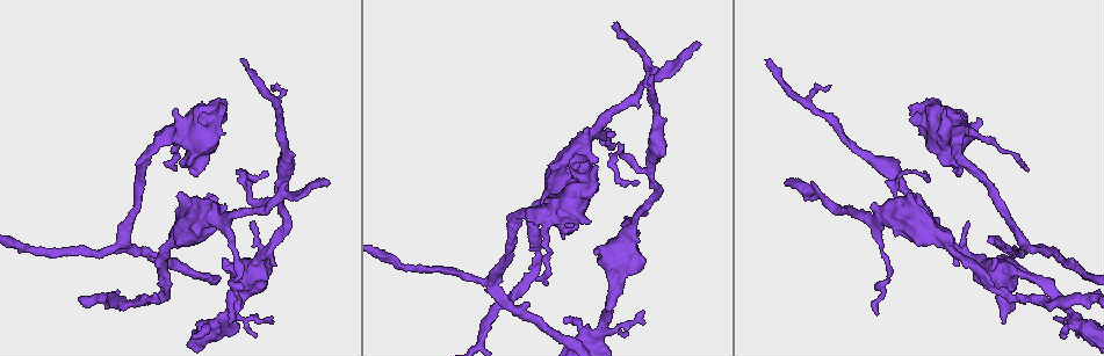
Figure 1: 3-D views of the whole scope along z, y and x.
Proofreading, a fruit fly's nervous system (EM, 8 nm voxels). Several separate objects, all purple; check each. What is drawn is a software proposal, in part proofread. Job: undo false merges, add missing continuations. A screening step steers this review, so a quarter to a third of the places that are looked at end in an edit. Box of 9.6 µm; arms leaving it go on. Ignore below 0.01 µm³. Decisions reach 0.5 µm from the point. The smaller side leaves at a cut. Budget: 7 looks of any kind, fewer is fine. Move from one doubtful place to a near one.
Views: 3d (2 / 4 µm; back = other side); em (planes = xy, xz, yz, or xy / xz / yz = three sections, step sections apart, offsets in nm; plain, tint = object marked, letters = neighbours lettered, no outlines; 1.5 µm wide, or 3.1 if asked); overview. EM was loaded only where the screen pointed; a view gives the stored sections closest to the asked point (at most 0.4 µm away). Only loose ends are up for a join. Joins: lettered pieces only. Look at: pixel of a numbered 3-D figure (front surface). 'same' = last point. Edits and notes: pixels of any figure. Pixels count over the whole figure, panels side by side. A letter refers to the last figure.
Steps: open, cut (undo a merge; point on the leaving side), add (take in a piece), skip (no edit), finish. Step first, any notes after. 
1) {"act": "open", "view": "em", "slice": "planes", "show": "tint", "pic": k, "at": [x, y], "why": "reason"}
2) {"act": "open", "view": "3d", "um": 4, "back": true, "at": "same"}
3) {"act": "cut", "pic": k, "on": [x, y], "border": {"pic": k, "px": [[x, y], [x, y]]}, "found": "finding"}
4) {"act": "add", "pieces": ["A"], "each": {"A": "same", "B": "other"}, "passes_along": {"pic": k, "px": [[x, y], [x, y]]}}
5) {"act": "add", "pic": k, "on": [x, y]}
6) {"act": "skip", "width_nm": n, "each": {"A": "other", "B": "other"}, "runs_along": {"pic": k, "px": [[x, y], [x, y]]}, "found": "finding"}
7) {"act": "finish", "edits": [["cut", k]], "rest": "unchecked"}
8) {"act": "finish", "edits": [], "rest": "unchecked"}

{"act": "open", "view": "3d", "um": 2, "pic": 1, "at": [255, 338], "why": "thin end"}

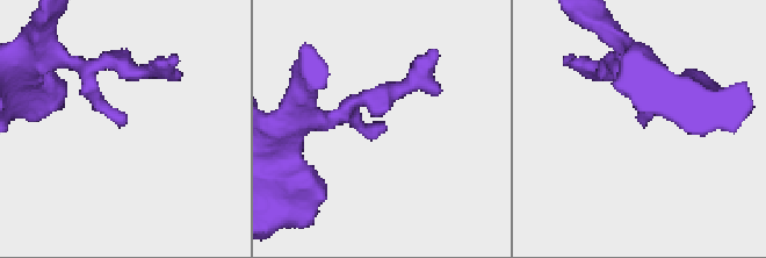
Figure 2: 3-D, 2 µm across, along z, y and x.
{"act": "open", "view": "em", "slice": "planes", "show": "letters", "pic": 2, "at": [124, 121]}

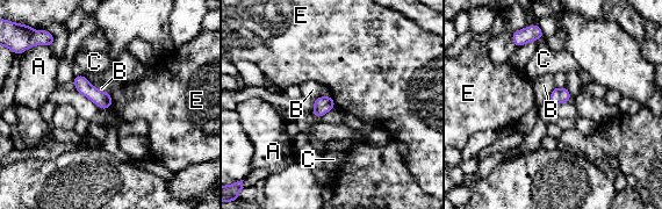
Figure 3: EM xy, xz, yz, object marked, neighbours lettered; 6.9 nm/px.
{"act": "skip", "each": {"A": "other", "B": "other", "C": "other", "E": "other"}, "border": {"pic": 3, "px": [[110, 95], [112, 107]]}, "found": "none of them fits"}

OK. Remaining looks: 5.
{"act": "open", "view": "3d", "um": 2, "pic": 1, "at": [786, 182], "why": "long arm stops here"}

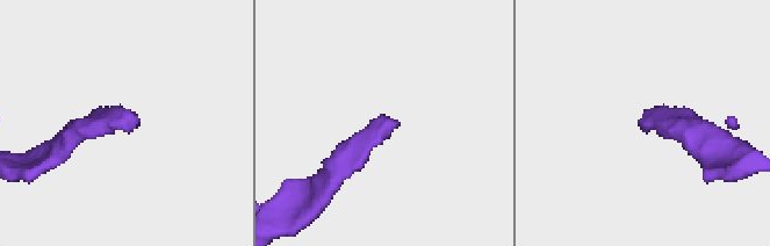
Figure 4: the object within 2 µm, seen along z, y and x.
{"act": "open", "view": "em", "slice": "yz", "step": 4, "show": "tint", "pic": 4, "at": [133, 114], "why": "shape alone is not enough"}

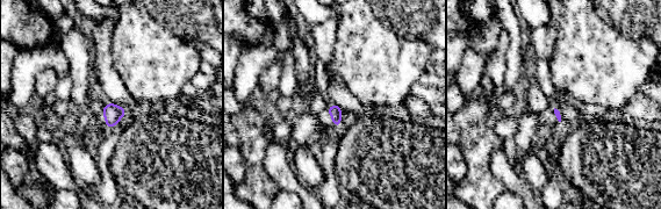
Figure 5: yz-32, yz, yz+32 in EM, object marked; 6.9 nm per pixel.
{"act": "open", "view": "em", "slice": "planes", "show": "letters", "at": "same", "why": "another direction"}

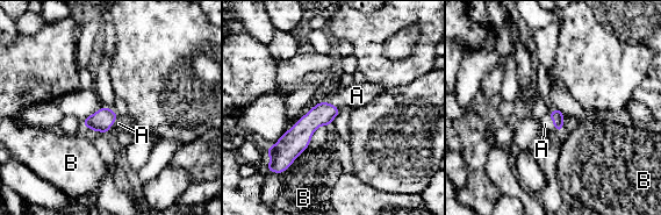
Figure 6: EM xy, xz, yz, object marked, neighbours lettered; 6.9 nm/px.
{"act": "add", "pieces": ["A"], "width_nm": 90, "each": {"A": "same", "B": "other"}, "passes_along": {"pic": 6, "px": [[557, 115], [553, 123], [545, 123]]}, "found": "the cell continues"}

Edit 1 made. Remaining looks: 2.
{"act": "finish", "edits": [["add", 6]], "rest": "unchecked"}

